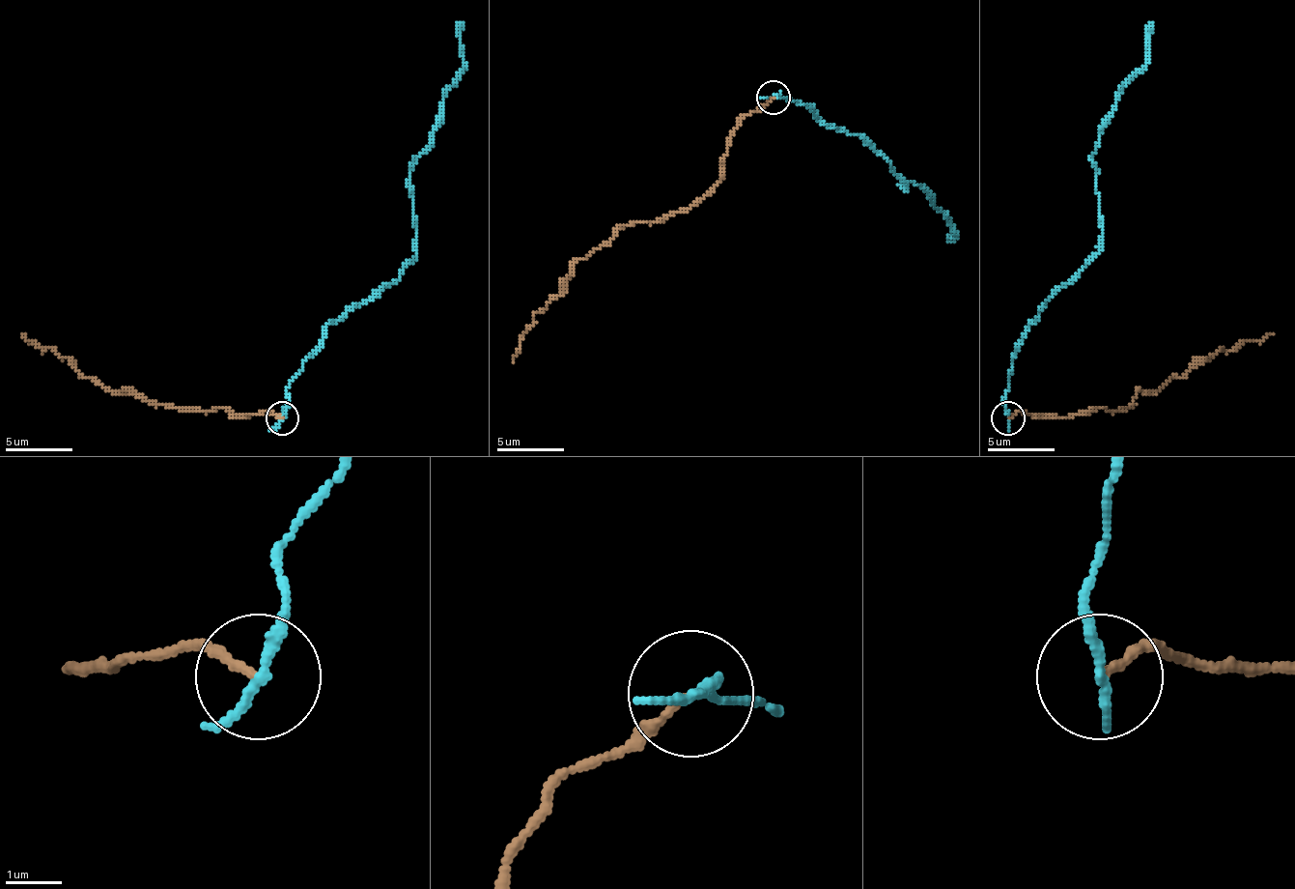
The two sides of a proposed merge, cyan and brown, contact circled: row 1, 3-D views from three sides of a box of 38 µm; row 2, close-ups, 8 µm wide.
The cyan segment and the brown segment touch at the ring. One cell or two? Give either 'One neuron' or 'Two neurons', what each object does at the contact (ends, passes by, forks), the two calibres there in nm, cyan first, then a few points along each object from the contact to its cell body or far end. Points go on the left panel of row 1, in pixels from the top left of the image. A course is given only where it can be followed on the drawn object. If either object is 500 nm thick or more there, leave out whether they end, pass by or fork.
Two neurons. At the ring cyan ends. At the ring brown ends. Thickness 240 nm (cyan) against 140 nm. Course of cyan: (283, 417), (290, 381), (323, 330), (373, 301), (416, 253), (413, 159), (464, 66), (457, 22). Course of brown: (283, 417), (266, 411), (236, 417), (222, 408), (169, 408), (102, 387), (22, 333)

